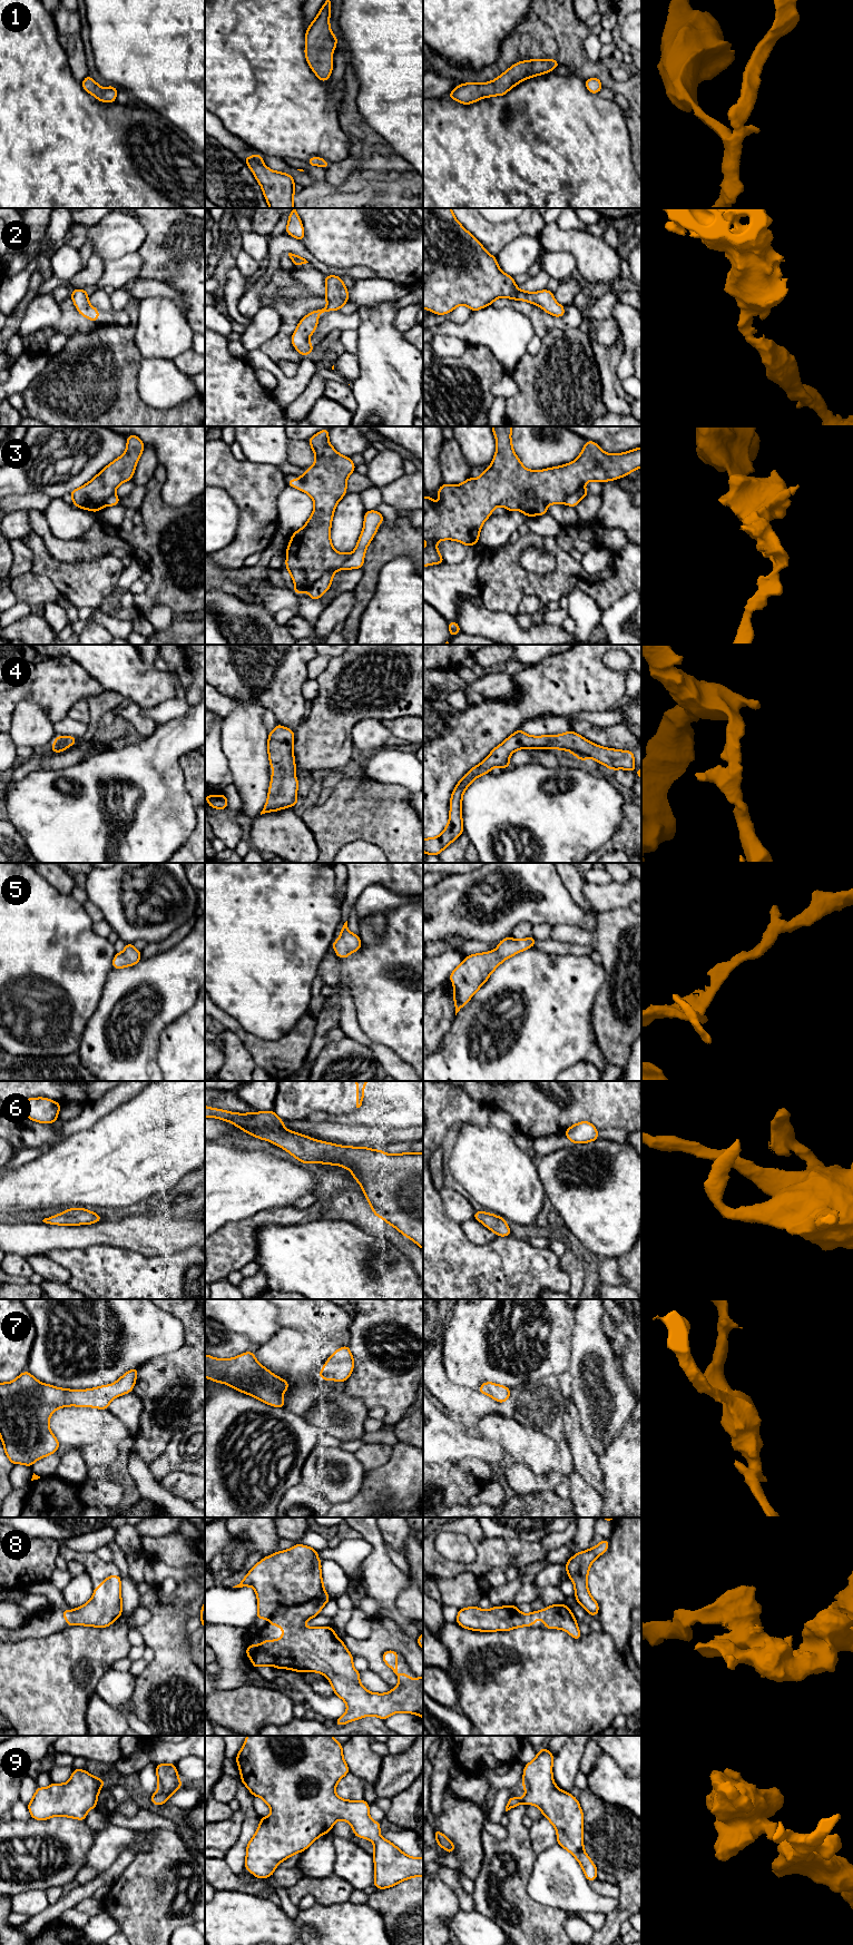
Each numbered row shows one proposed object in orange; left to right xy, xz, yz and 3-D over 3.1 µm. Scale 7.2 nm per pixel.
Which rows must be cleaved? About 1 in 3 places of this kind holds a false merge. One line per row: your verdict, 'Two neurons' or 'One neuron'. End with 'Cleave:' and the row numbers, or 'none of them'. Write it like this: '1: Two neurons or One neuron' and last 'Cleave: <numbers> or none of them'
1: One neuron
2: One neuron
3: Two neurons
4: One neuron
5: One neuron
6: One neuron
7: One neuron
8: One neuron
9: One neuron
Cleave: 3

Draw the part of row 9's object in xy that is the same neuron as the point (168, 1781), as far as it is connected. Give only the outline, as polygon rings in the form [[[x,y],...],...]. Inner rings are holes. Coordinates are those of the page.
[[[175,1764],[156,1765],[156,1774],[158,1779],[158,1789],[151,1794],[150,1801],[154,1805],[163,1805],[167,1799],[177,1791],[183,1782],[180,1781]]]

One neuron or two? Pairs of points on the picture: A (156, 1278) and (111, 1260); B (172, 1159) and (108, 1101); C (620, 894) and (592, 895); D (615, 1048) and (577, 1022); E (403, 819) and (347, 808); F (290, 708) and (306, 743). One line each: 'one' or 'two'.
A: one
B: two
C: one
D: two
E: one
F: two

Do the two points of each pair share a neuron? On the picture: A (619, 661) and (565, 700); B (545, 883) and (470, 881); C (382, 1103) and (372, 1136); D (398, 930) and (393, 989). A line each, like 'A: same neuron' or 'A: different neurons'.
A: different neurons
B: same neuron
C: different neurons
D: same neuron

